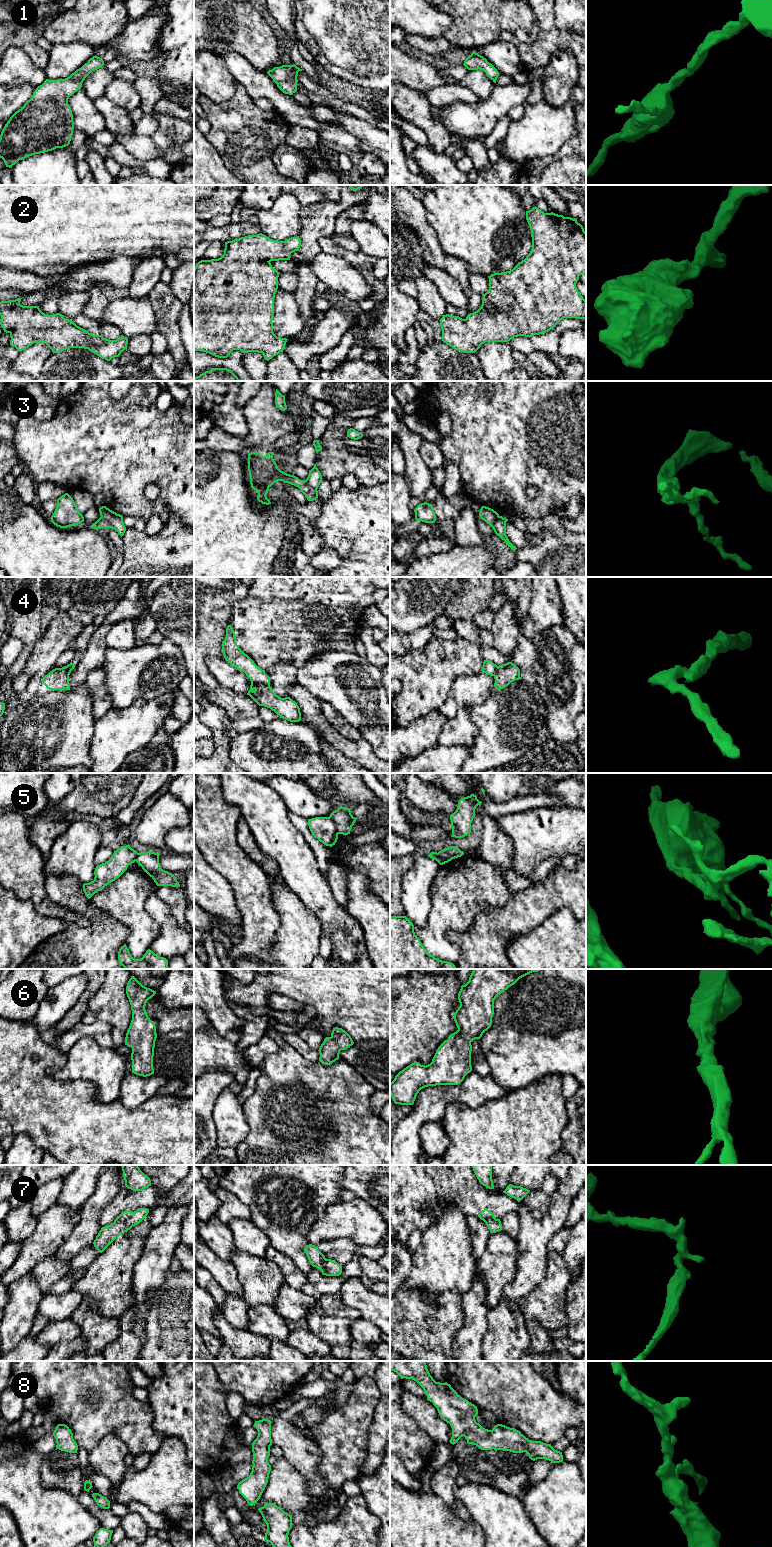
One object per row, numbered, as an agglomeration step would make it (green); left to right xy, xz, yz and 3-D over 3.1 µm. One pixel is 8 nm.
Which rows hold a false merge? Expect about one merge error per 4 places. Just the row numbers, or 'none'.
3, 4, 5, 7

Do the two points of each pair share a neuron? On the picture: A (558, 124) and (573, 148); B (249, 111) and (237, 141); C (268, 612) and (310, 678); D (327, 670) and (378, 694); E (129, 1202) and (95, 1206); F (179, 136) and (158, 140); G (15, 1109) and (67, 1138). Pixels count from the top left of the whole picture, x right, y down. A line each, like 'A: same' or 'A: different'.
A: different
B: same
C: different
D: same
E: different
F: same
G: same

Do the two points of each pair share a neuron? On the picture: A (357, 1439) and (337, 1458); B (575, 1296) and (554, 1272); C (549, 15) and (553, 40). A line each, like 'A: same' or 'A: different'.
A: same
B: different
C: same

